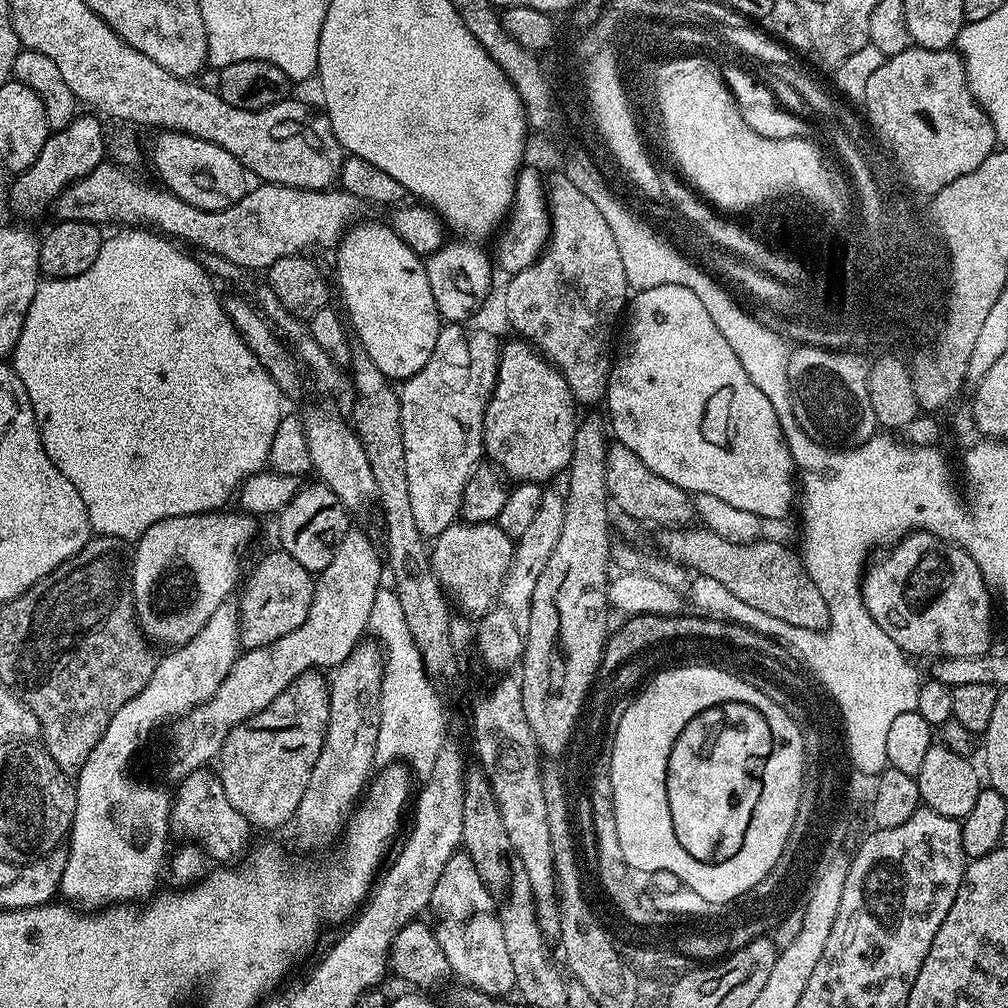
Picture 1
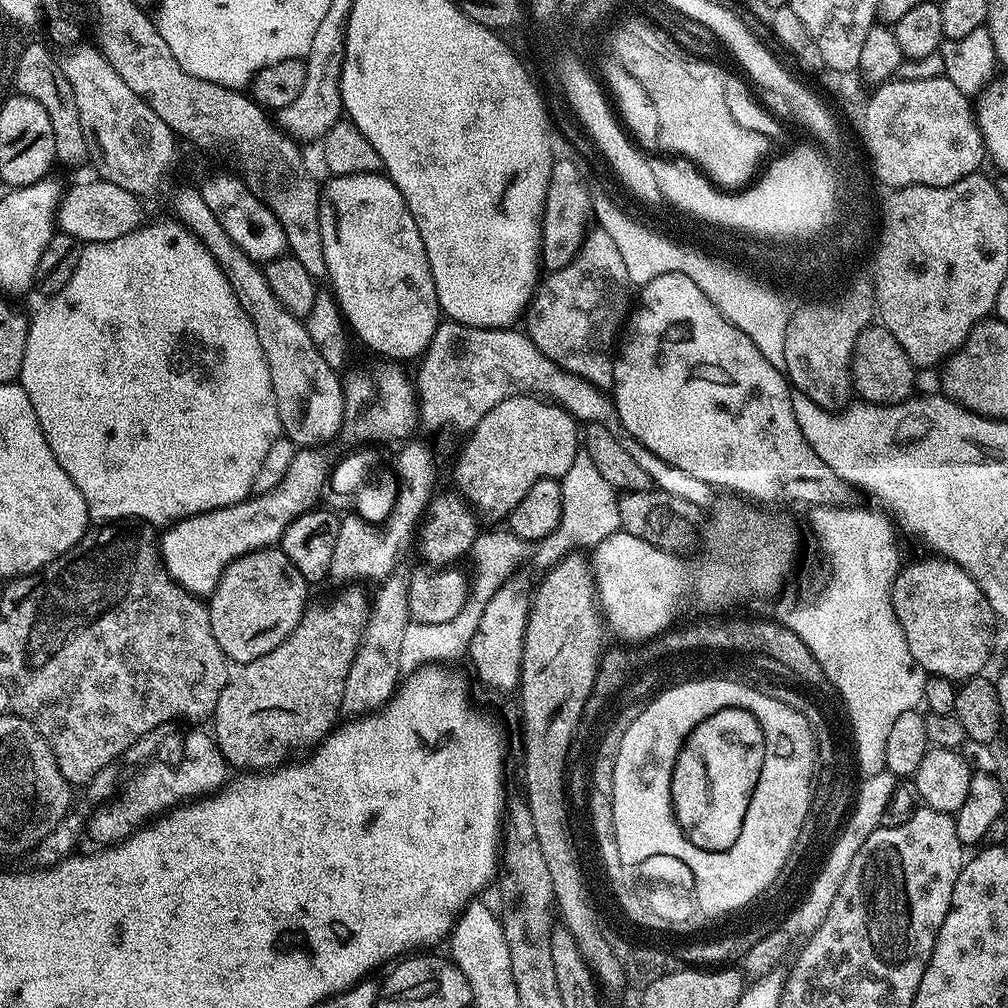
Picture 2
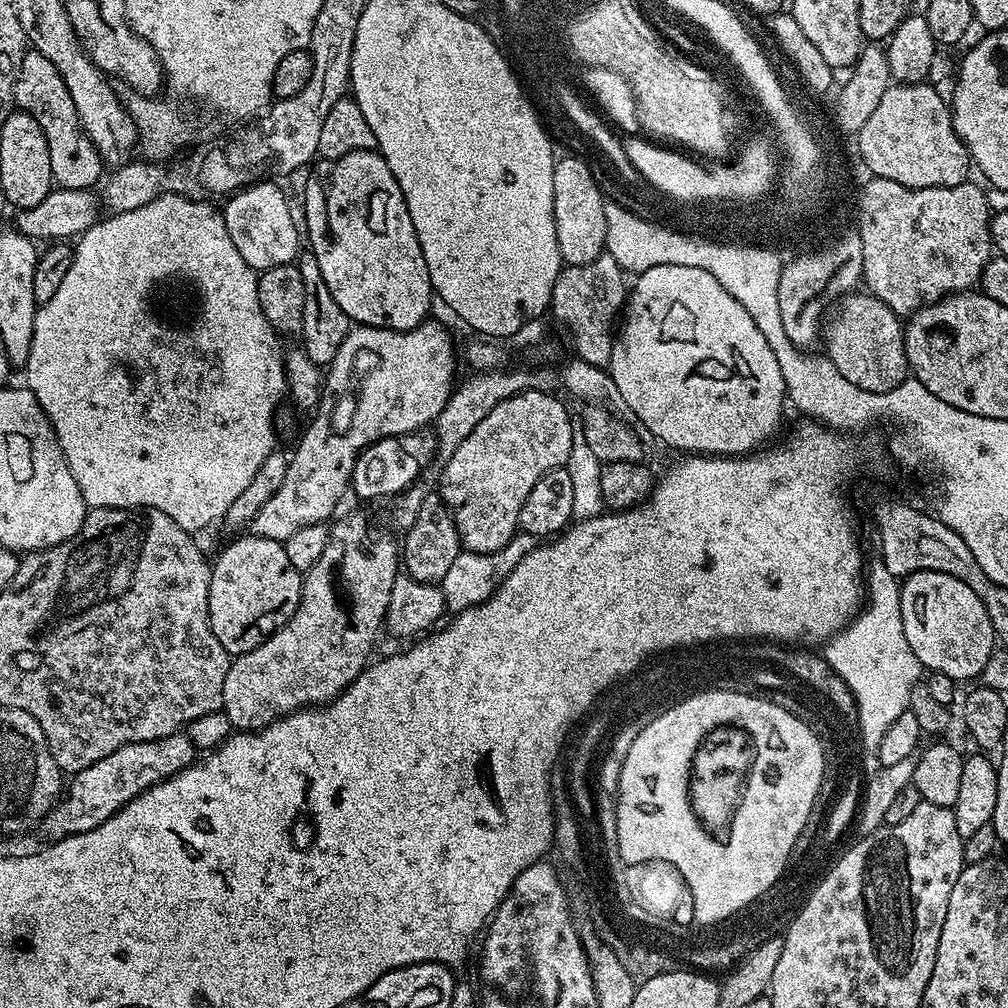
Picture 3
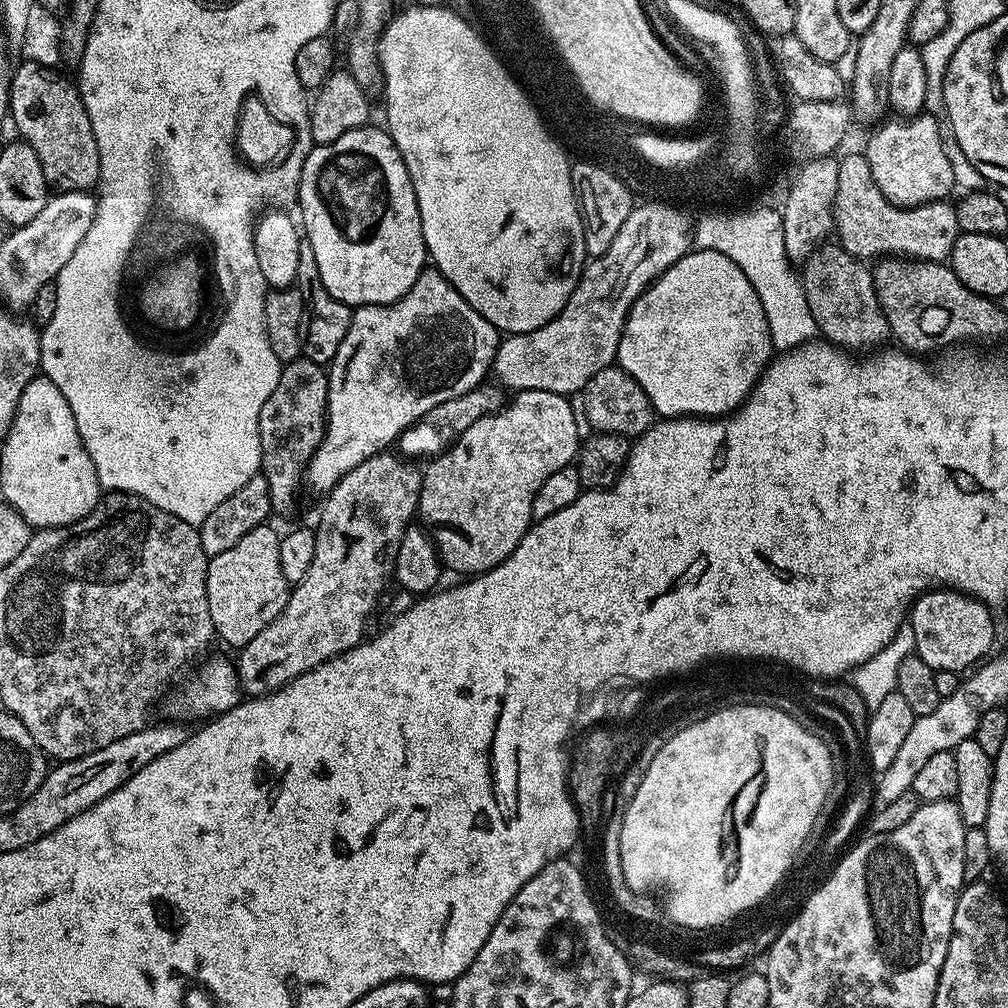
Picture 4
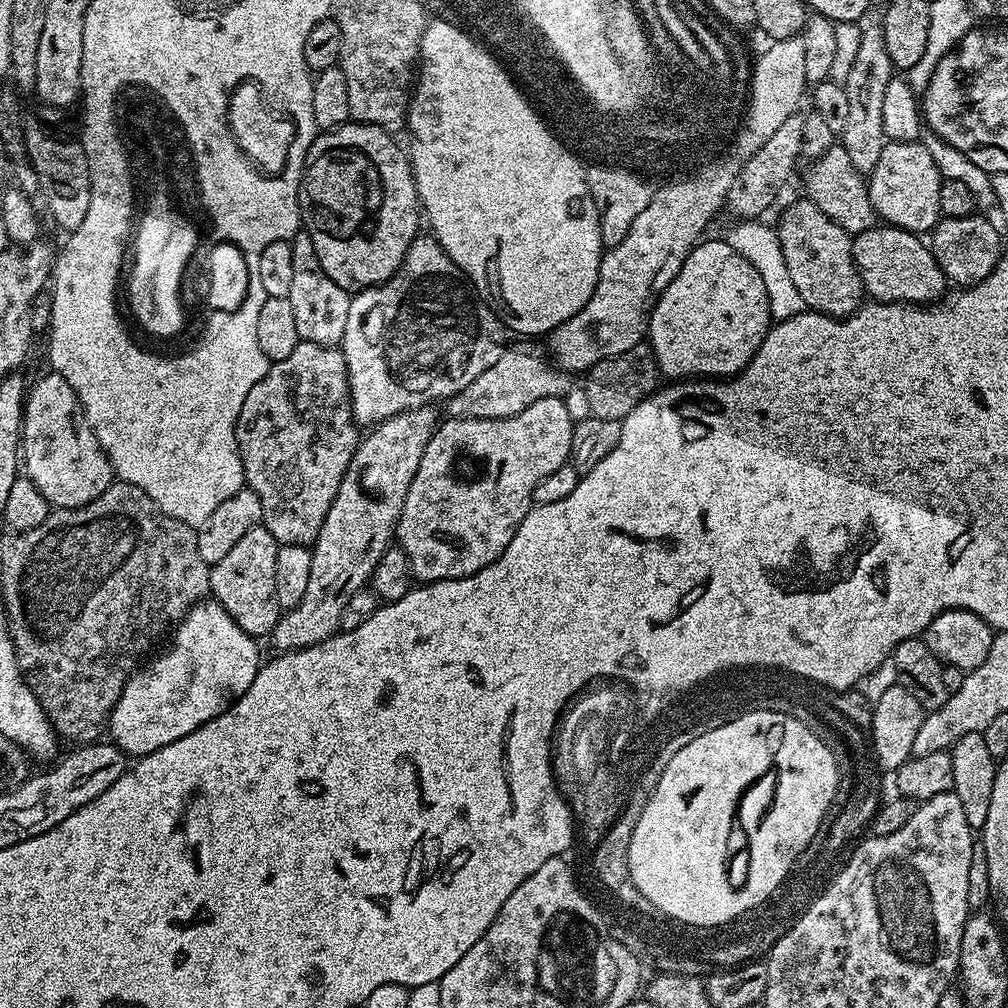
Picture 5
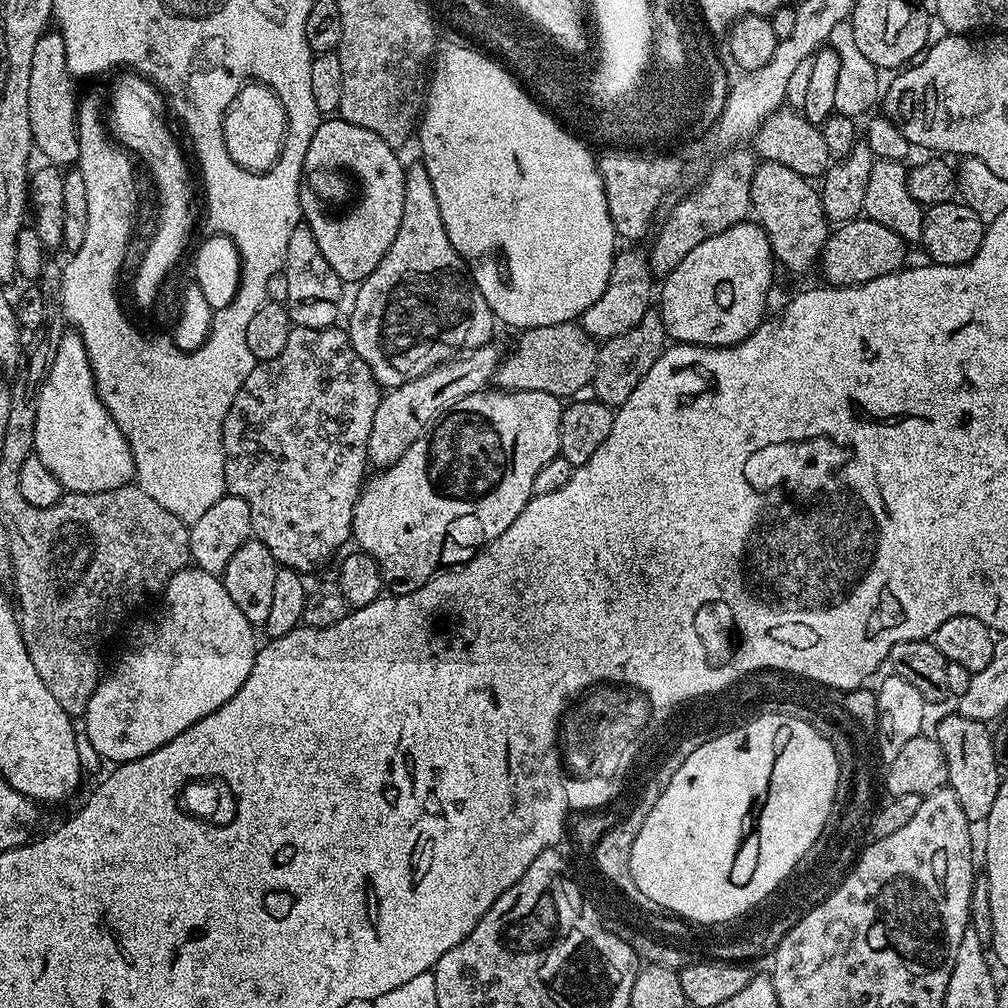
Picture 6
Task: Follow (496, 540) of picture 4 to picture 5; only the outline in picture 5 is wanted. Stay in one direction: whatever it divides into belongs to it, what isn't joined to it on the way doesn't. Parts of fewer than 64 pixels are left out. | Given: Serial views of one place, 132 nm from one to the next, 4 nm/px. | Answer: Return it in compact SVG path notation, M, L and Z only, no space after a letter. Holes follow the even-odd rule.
M559 396L542 398L538 402L534 402L534 406L522 410L510 418L502 418L501 420L487 420L486 418L462 416L459 418L448 418L445 421L445 424L443 421L433 431L430 442L422 454L422 462L414 474L414 480L410 482L410 490L406 490L404 505L402 506L400 517L394 529L395 543L406 554L408 570L420 582L457 580L463 576L473 576L478 569L490 566L490 562L497 560L506 550L506 546L510 546L510 538L514 538L516 527L520 525L522 518L526 518L528 509L533 507L532 495L534 494L534 486L538 486L538 482L542 478L546 478L546 474L551 474L554 470L558 470L558 466L569 463L570 460L573 422L563 399Z

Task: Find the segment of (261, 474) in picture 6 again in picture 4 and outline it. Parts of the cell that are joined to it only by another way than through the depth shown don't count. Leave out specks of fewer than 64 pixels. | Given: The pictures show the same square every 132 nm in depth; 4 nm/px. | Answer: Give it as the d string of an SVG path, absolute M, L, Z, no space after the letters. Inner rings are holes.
M303 358L289 360L280 369L278 386L266 398L258 418L260 435L260 472L266 478L272 495L272 507L284 512L296 500L296 487L301 487L308 459L324 437L328 411L328 378L321 365Z

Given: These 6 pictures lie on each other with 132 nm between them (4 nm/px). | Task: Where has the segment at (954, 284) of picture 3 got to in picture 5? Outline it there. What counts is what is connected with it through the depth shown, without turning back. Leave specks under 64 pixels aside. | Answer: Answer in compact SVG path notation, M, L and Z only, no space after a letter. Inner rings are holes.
M843 146L831 147L828 152L822 154L820 159L813 159L808 166L808 173L804 176L804 188L808 191L805 193L807 199L811 200L814 206L818 206L818 210L822 210L822 214L829 216L835 224L842 226L842 230L849 234L864 232L877 223L878 217L870 202L865 177L858 170L854 170L854 166L850 162L850 154Z

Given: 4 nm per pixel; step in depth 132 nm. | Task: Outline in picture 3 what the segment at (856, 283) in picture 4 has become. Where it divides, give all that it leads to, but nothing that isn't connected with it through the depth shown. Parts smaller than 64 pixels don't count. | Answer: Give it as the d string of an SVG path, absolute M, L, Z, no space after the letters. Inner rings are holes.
M856 290L843 297L840 309L832 321L822 328L823 351L834 362L838 374L846 382L854 382L862 390L889 392L903 380L909 379L910 369L904 349L904 324L886 302L864 290Z

